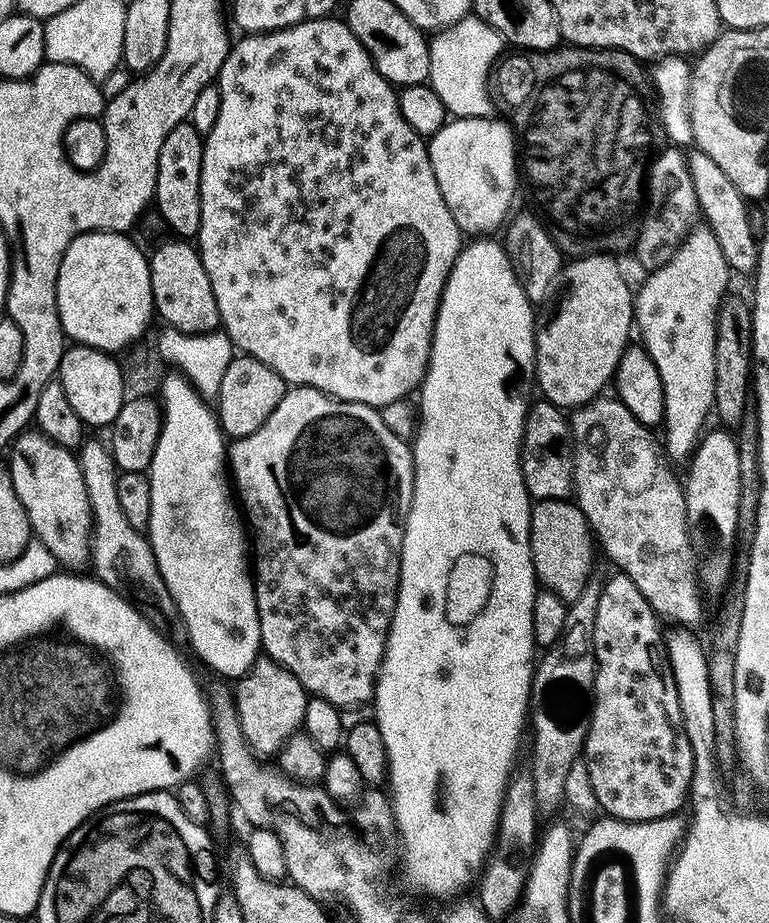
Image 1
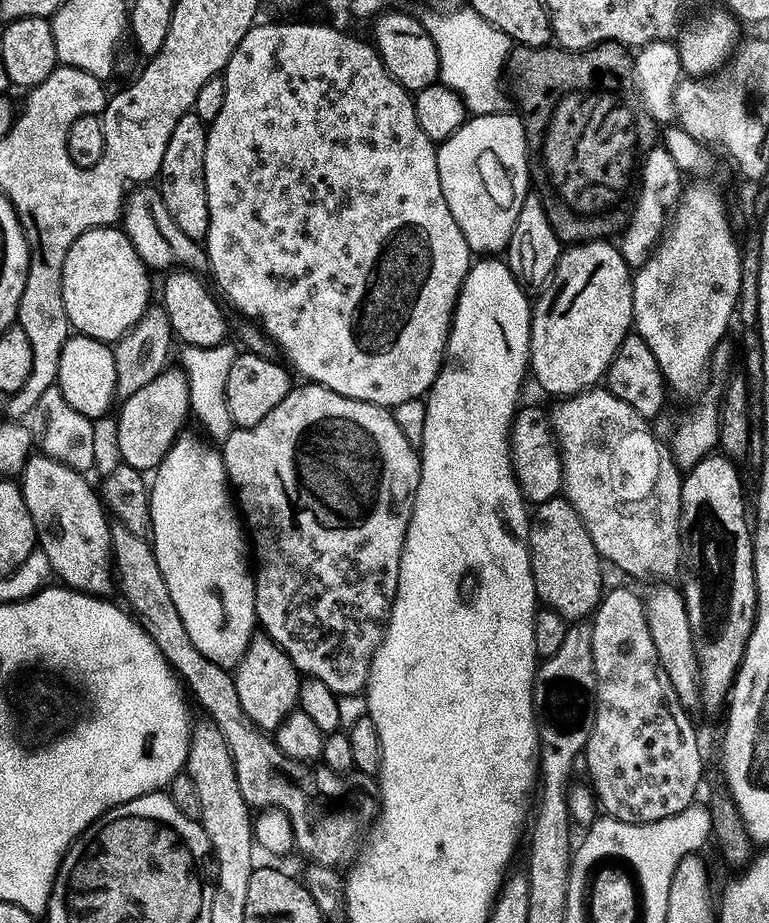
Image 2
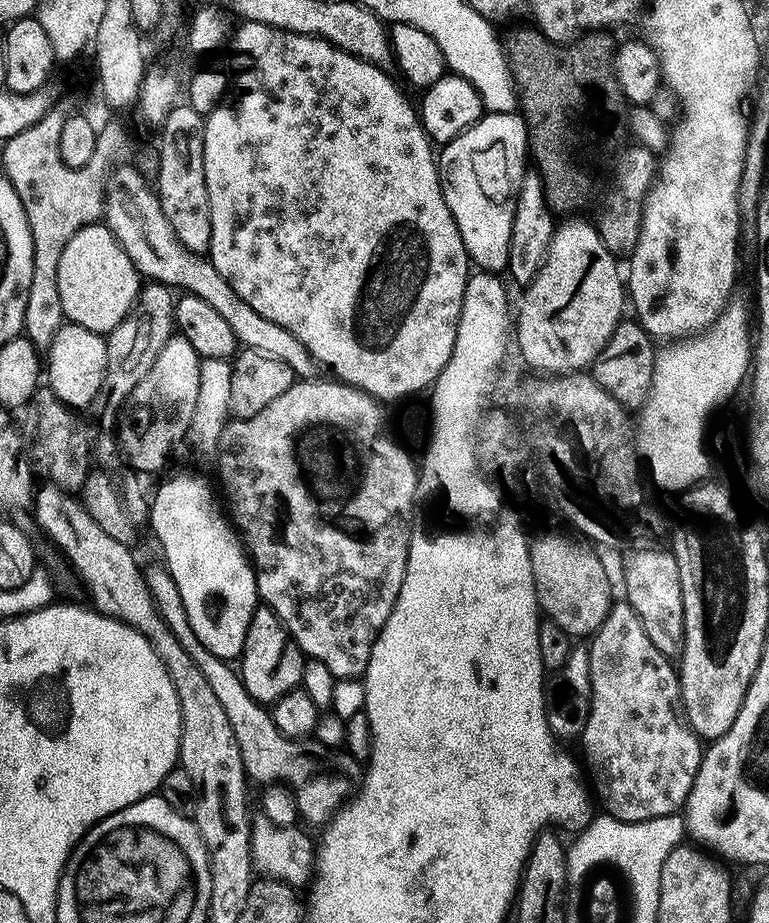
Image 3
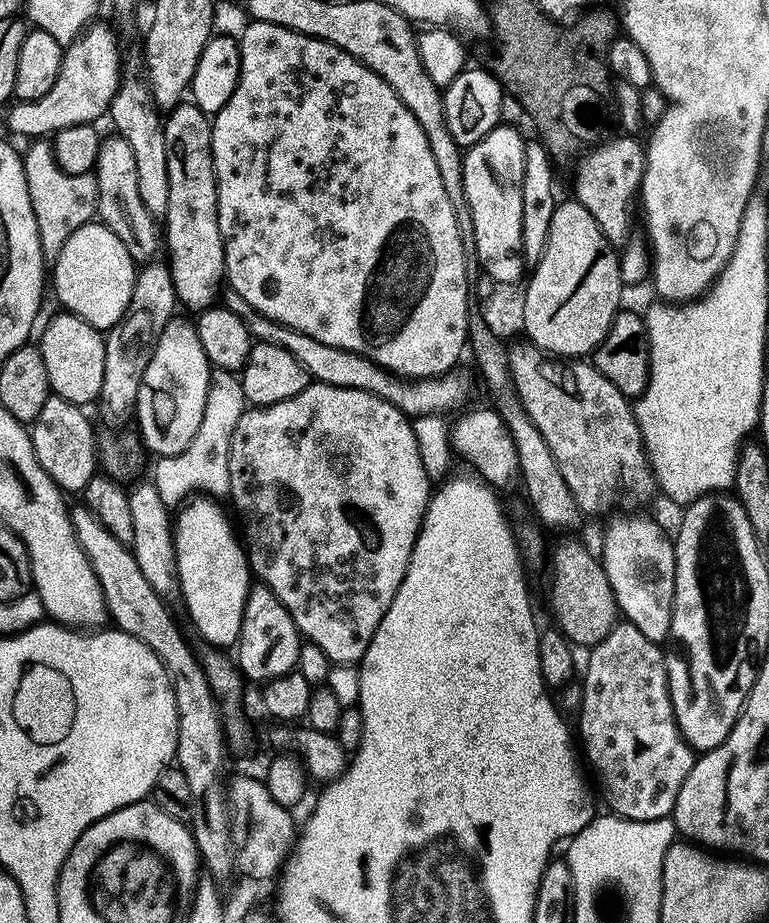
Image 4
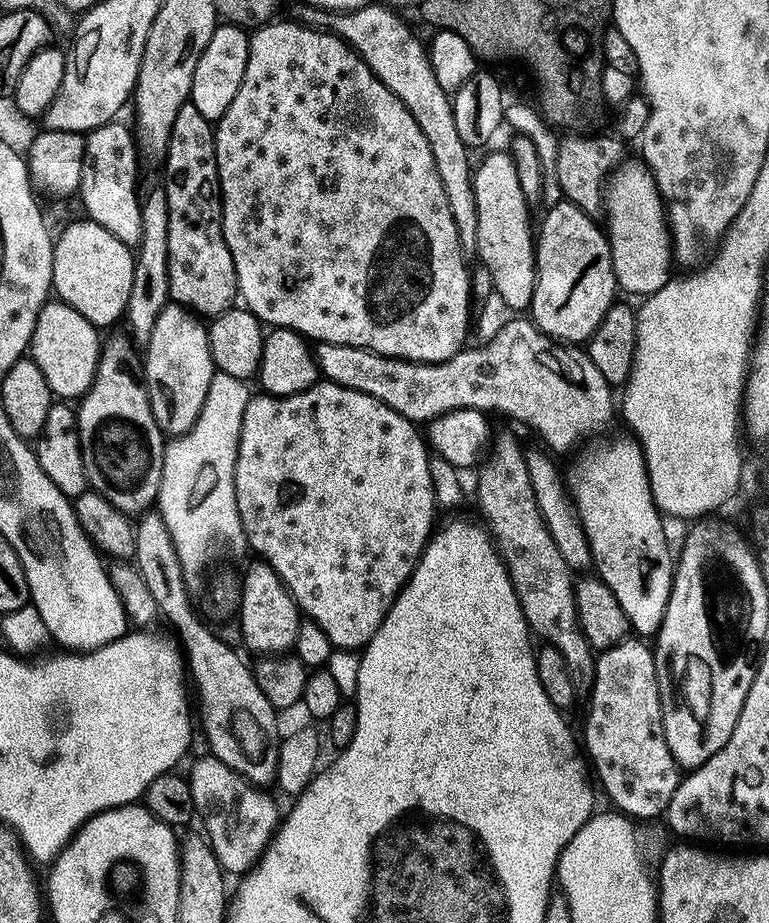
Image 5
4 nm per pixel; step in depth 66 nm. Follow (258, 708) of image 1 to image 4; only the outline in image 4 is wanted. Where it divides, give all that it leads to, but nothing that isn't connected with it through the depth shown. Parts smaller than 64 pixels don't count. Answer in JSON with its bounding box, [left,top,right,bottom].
[234,587,301,682]

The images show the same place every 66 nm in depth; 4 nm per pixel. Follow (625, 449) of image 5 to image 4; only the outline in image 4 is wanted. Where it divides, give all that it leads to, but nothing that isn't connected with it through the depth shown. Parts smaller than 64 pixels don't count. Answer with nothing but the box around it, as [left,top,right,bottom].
[604,516,676,639]

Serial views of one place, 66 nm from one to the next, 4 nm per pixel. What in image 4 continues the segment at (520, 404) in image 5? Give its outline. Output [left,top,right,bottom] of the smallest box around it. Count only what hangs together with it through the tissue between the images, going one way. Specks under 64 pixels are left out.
[222,290,653,514]

